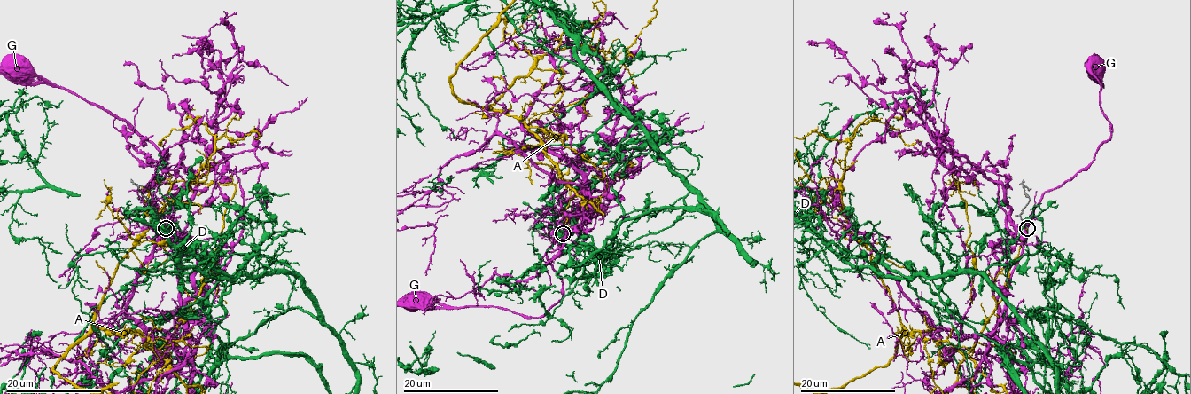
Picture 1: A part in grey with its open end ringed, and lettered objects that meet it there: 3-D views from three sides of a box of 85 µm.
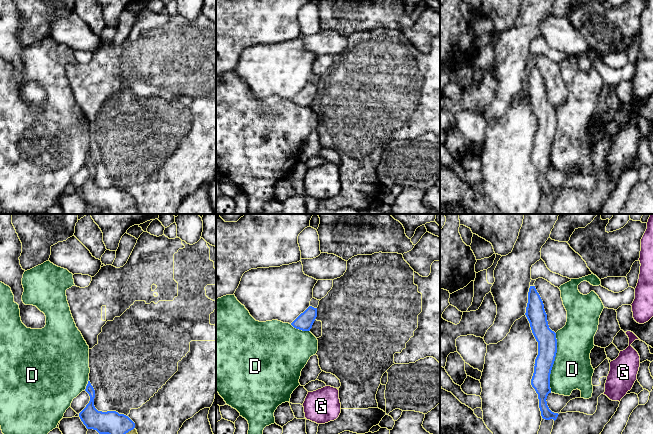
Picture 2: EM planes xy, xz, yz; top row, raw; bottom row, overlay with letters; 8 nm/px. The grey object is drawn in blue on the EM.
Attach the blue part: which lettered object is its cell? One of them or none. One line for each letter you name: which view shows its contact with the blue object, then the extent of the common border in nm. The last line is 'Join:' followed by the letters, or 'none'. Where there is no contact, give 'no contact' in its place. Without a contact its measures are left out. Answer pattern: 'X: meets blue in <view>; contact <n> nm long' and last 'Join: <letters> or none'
Join: none

